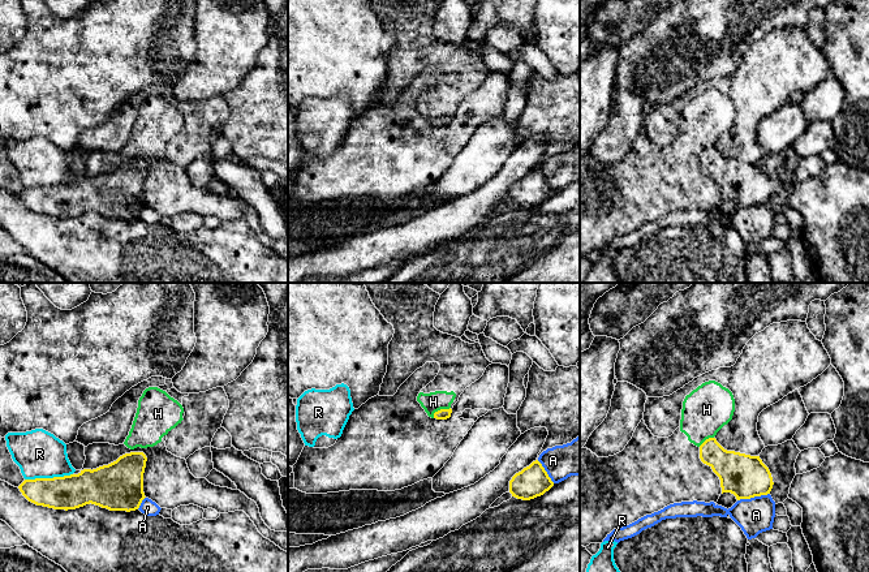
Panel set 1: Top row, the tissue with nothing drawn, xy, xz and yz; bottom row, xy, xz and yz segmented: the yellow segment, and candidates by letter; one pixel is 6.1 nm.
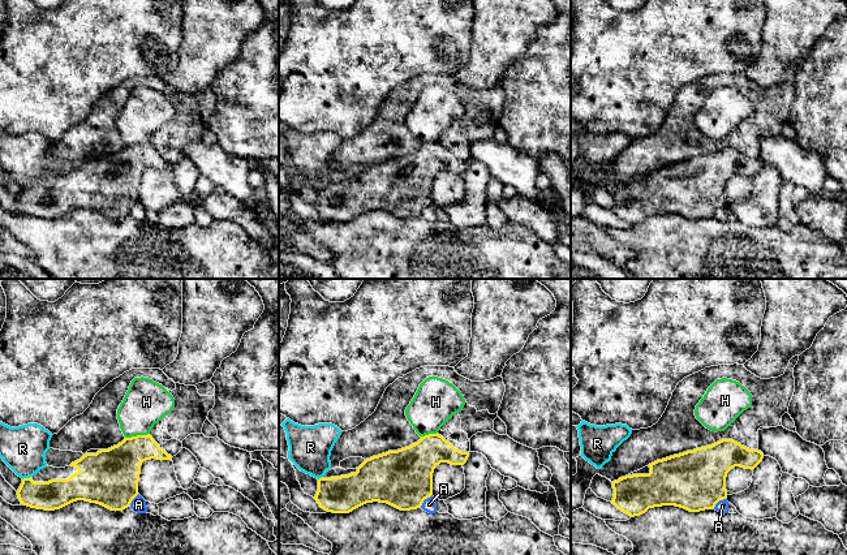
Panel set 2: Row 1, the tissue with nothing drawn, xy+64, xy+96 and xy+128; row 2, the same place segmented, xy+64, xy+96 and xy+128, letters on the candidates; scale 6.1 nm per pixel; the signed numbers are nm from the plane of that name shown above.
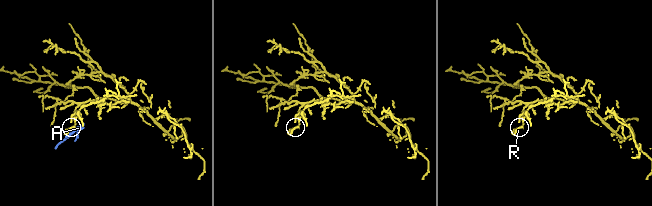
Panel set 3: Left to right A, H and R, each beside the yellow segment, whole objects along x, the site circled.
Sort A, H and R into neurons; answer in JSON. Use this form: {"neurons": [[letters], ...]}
{"neurons": [["A"], ["H"], ["R"]]}

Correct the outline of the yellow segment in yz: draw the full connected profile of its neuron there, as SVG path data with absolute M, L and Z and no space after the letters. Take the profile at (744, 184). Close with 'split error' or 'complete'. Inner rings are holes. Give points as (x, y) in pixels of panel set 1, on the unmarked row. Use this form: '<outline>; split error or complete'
M715 146L700 154L700 167L720 188L722 202L731 201L740 207L767 203L773 197L773 185L760 164L724 158Z; complete

